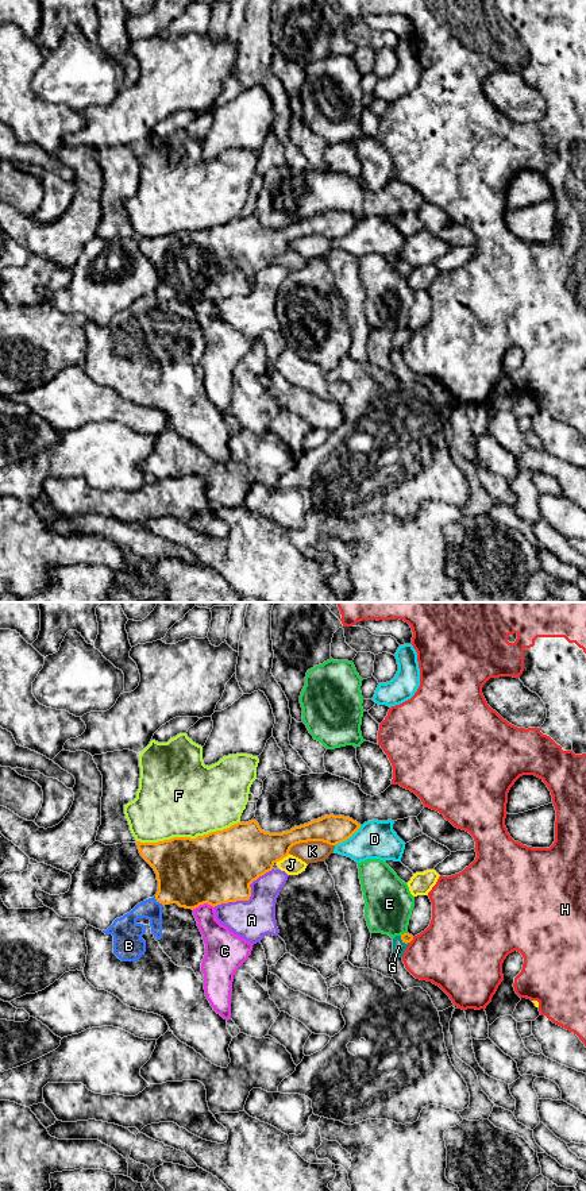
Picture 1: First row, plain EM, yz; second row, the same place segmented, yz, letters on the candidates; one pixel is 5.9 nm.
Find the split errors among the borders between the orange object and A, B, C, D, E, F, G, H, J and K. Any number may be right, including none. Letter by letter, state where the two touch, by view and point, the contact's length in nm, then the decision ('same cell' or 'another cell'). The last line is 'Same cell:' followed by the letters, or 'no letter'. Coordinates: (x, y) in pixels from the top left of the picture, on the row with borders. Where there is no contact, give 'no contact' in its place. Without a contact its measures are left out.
A: contact yz (249, 898); length 420 nm; another cell
B: contact yz (158, 901); length 70 nm; another cell
C: contact yz (203, 904); length 140 nm; another cell
D: contact yz (347, 837); length 200 nm; another cell
E: contact yz (404, 933); length 50 nm; another cell
F: contact yz (188, 837); length 650 nm; another cell
G: contact yz (404, 941); length 70 nm; same cell
H: contact yz (412, 939); length 50 nm; another cell
J: contact yz (282, 858); length 100 nm; another cell
K: contact yz (309, 840); length 280 nm; another cell
Same cell: G

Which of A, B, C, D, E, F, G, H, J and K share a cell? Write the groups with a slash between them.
A / B / C / D K / E / F / G / H / J

